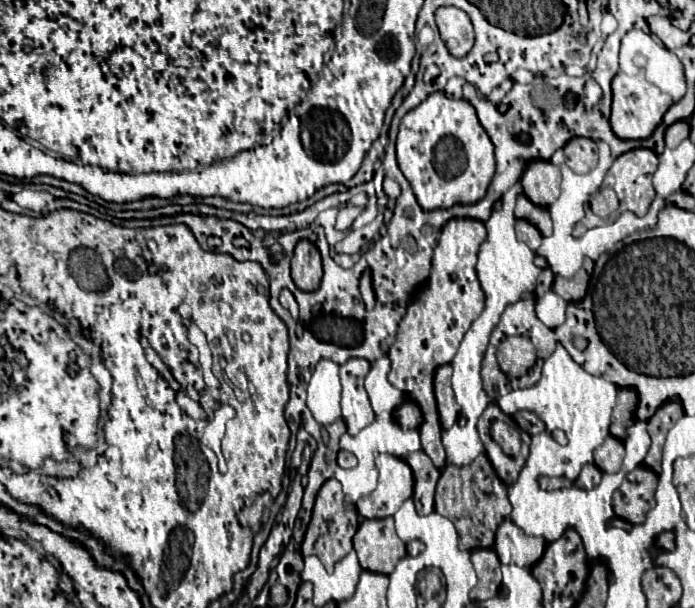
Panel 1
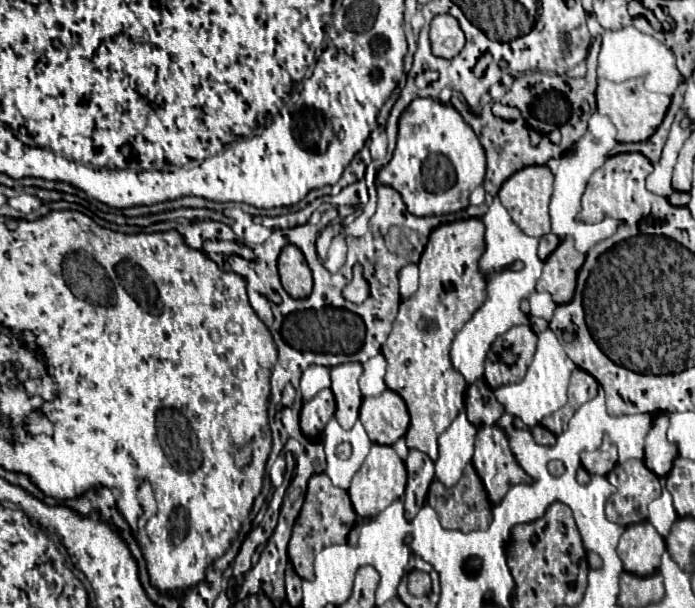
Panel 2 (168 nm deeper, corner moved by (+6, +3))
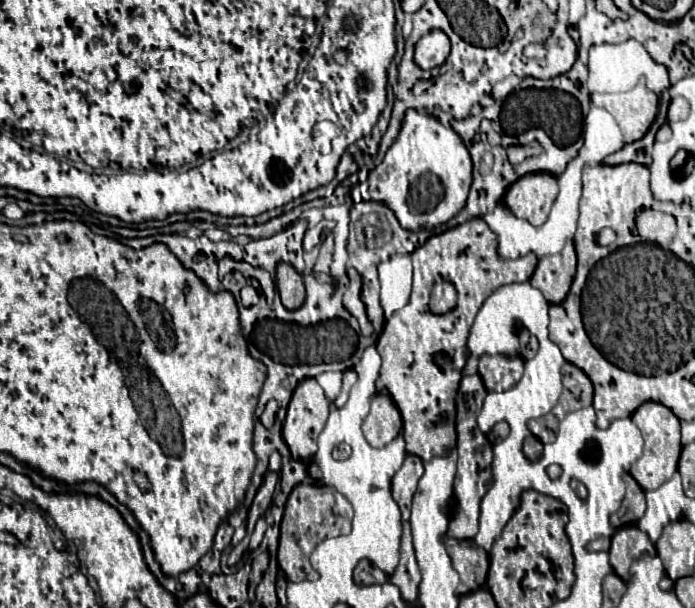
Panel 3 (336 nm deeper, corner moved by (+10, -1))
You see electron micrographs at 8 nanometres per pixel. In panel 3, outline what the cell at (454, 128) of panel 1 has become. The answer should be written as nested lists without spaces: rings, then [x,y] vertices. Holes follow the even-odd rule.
[[[408,109],[394,145],[386,151],[384,161],[370,171],[366,182],[371,198],[369,201],[384,203],[388,209],[394,211],[396,219],[404,229],[418,231],[418,229],[432,229],[458,215],[460,209],[466,205],[466,193],[470,191],[470,181],[472,181],[472,161],[458,133],[452,127],[444,127],[436,117],[420,115],[418,111]]]

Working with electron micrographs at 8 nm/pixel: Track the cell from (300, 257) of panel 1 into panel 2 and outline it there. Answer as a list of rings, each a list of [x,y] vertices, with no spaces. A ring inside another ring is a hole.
[[[286,245],[278,257],[278,271],[284,289],[294,297],[306,297],[312,291],[312,273],[296,245]]]

